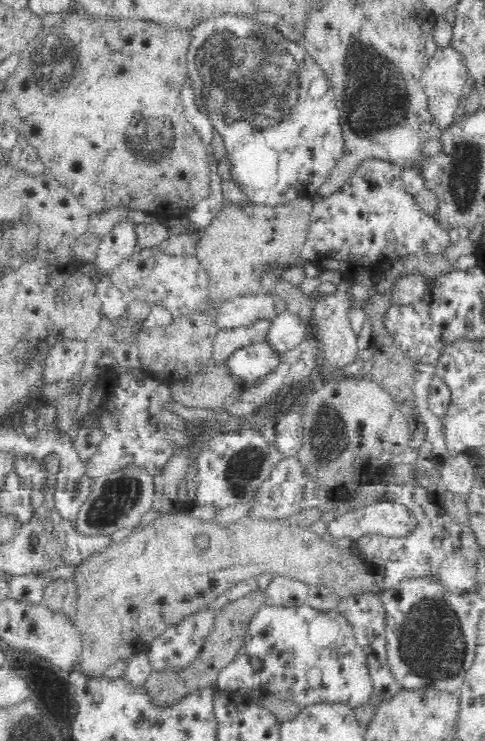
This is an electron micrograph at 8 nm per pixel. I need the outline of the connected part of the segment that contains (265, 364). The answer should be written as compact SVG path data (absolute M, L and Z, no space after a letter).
M250 342L236 349L229 357L228 368L240 384L250 384L265 374L291 367L286 359L275 356L275 352L262 342Z

